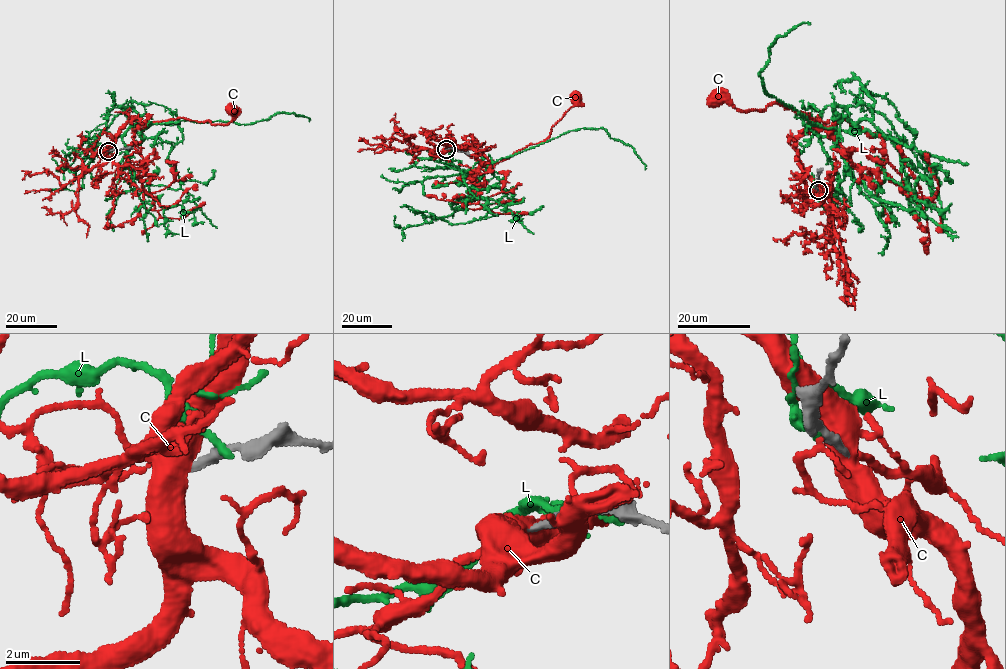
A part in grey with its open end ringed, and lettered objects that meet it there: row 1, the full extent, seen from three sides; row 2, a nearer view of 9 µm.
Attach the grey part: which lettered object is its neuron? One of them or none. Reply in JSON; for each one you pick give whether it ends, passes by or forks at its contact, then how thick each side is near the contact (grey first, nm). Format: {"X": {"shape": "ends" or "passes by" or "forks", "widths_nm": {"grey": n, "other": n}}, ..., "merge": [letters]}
{"merge": []}

